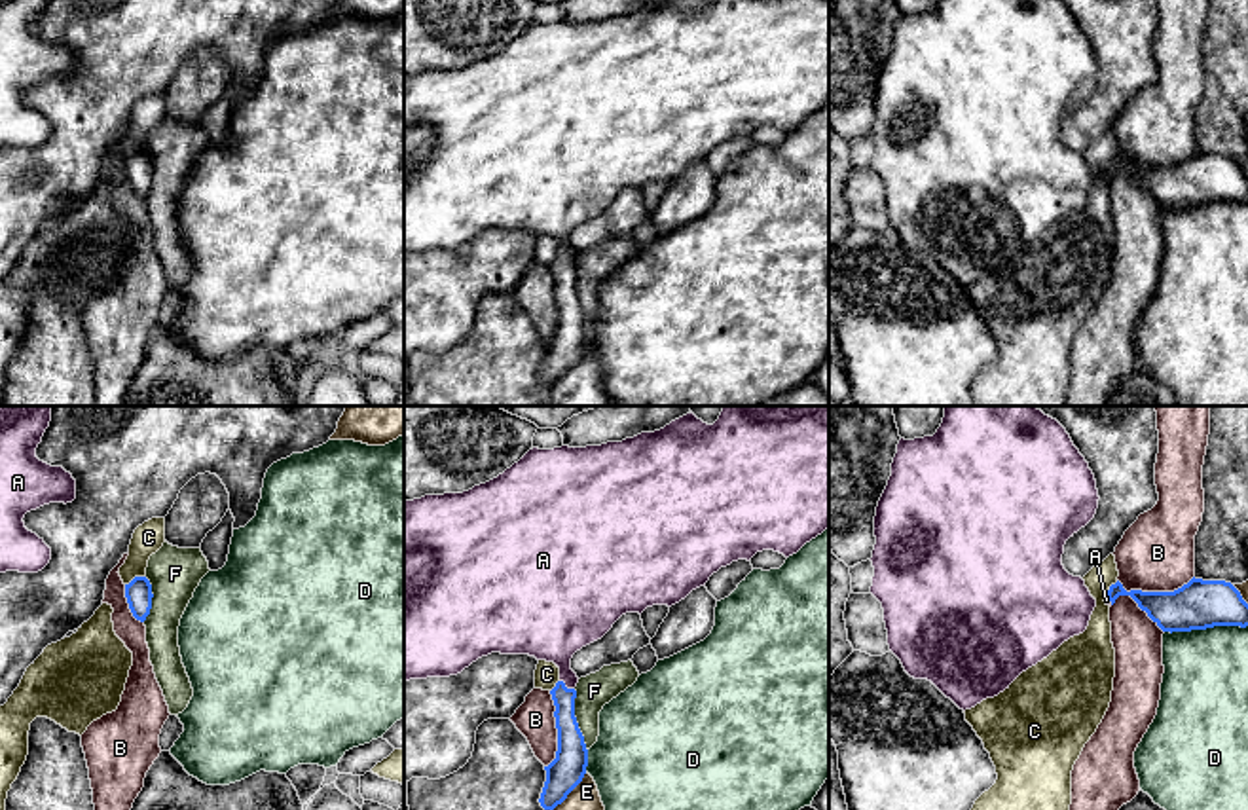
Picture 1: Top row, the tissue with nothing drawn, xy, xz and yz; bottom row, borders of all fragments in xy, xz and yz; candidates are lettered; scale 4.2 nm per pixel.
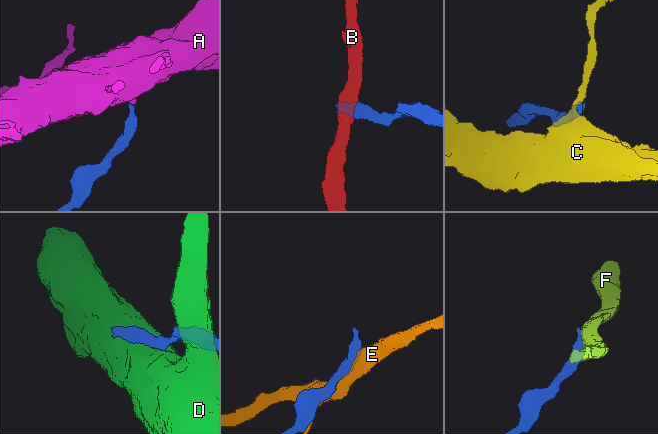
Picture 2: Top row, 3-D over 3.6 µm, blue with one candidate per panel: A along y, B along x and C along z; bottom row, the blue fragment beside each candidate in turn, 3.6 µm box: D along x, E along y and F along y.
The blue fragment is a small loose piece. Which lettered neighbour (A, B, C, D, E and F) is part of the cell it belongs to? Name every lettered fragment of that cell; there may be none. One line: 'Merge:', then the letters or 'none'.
Merge: A

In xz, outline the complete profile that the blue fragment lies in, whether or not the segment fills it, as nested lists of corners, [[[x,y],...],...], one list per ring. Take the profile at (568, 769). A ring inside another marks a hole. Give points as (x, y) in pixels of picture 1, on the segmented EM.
[[[725,406],[713,425],[704,423],[690,412],[660,431],[641,433],[622,442],[586,448],[533,448],[503,474],[468,491],[425,495],[404,503],[404,681],[457,675],[478,658],[491,653],[529,654],[537,660],[554,662],[560,668],[560,681],[550,690],[556,706],[558,751],[556,759],[544,766],[546,782],[539,799],[544,810],[554,810],[582,782],[588,766],[588,749],[575,717],[575,687],[578,677],[571,670],[573,654],[601,639],[622,615],[641,615],[652,605],[671,607],[692,590],[706,586],[709,577],[721,567],[738,560],[749,561],[757,552],[774,550],[789,558],[827,527],[829,406]]]

